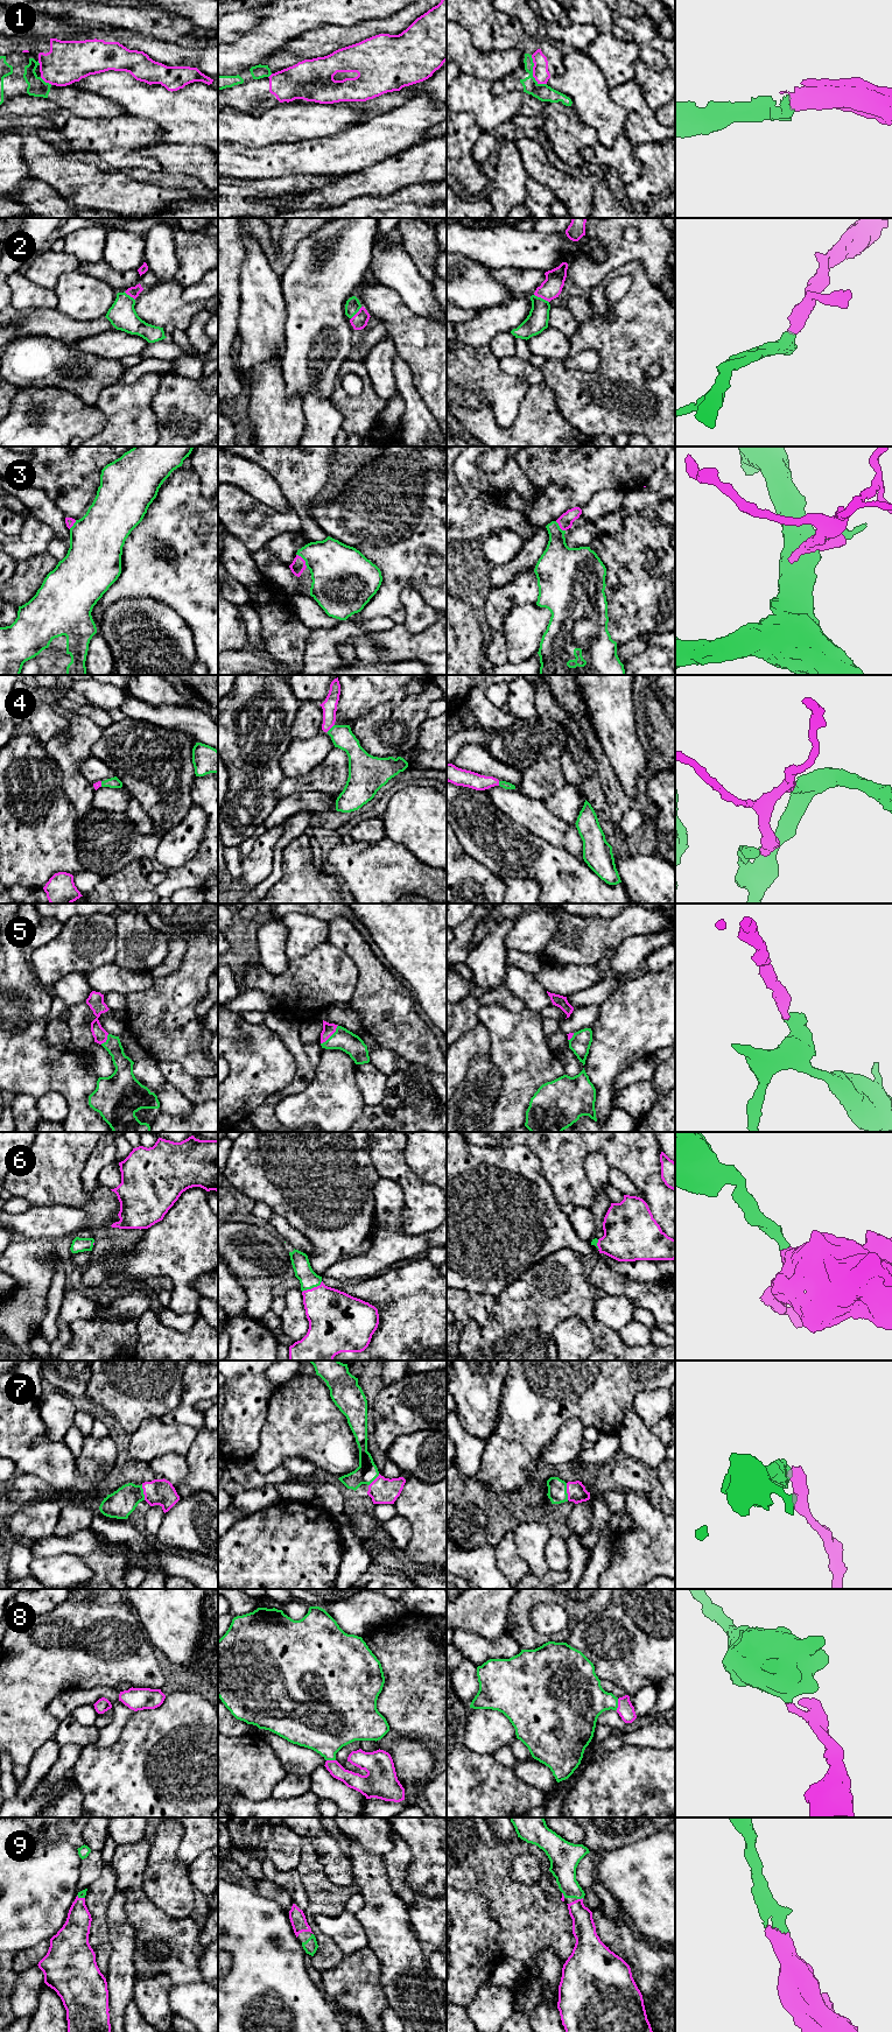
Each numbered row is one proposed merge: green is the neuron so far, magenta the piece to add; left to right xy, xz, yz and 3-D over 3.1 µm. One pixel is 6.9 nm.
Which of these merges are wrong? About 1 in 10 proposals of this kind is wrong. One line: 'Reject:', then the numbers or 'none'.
Reject: 1

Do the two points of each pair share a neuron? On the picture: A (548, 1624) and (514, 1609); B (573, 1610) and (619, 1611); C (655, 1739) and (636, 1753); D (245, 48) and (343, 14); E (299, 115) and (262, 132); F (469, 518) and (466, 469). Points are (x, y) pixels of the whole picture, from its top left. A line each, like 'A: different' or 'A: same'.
A: different
B: different
C: different
D: same
E: same
F: different

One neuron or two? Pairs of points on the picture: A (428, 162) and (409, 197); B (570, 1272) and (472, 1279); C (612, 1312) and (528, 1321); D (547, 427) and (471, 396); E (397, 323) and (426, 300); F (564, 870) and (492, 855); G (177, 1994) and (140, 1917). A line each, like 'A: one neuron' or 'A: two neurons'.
A: two neurons
B: two neurons
C: two neurons
D: two neurons
E: two neurons
F: one neuron
G: two neurons

